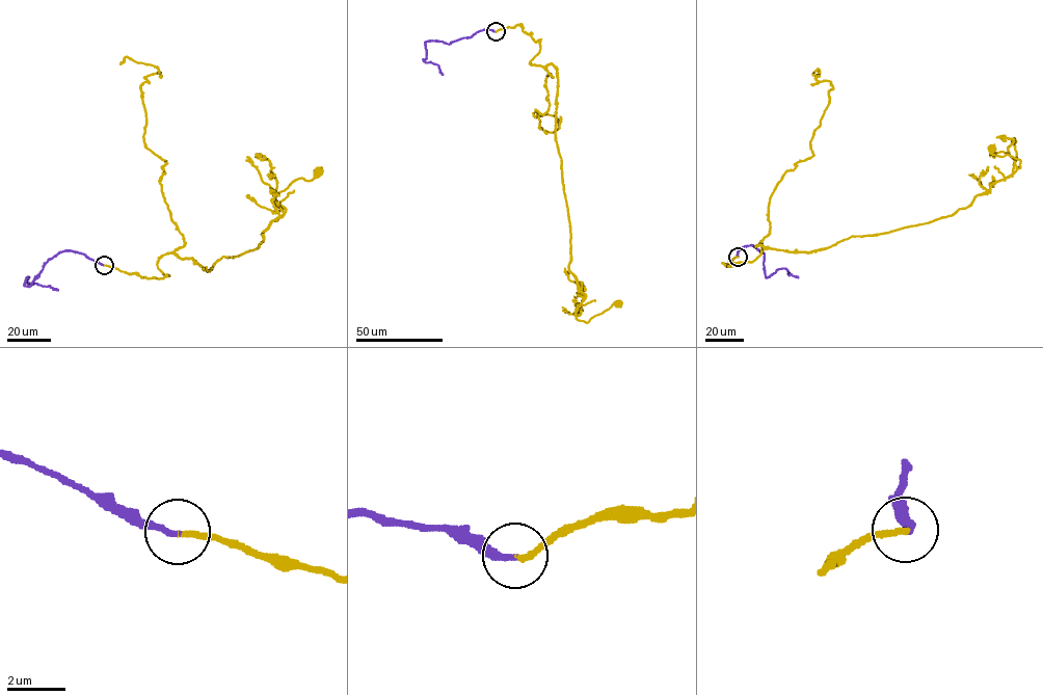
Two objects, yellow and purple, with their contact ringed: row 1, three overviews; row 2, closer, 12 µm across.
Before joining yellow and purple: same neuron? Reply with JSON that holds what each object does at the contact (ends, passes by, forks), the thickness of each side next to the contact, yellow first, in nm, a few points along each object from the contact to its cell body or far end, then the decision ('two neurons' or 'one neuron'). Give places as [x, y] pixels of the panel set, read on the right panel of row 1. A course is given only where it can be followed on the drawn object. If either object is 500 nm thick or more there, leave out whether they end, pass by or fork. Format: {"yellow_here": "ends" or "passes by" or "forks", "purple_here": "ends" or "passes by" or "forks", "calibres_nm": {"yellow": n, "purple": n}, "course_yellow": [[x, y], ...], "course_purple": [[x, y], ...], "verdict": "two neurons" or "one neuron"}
{"yellow_here": "ends", "purple_here": "ends", "calibres_nm": {"yellow": 180, "purple": 220}, "course_yellow": [[738, 257], [723, 263], [751, 262], [761, 241], [811, 251], [953, 215], [1020, 167], [991, 150]], "course_purple": [[738, 257], [740, 248], [752, 245], [764, 254], [766, 275], [785, 268], [789, 275], [798, 277]], "verdict": "one neuron"}

